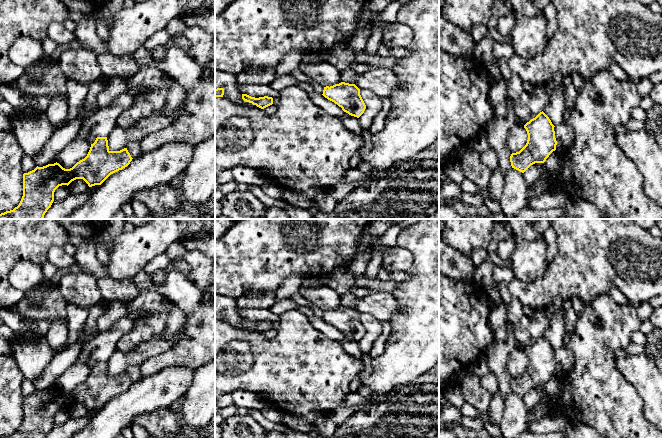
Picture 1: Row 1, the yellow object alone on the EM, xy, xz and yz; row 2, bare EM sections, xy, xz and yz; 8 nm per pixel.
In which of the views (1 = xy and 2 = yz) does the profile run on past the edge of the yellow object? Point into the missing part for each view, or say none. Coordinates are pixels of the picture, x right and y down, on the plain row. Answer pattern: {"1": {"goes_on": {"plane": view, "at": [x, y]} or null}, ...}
{"1": {"goes_on": null}, "2": {"goes_on": null}}

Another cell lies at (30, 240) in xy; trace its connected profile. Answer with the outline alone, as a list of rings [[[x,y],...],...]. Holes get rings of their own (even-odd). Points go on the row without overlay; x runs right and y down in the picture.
[[[0,219],[0,306],[13,307],[24,298],[24,293],[14,288],[8,279],[17,262],[30,261],[42,266],[47,262],[47,253],[51,247],[63,247],[68,241],[67,231],[55,219]]]

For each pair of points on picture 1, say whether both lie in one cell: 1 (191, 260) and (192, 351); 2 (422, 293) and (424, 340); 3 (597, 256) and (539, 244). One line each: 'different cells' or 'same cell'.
1: different cells
2: same cell
3: different cells

